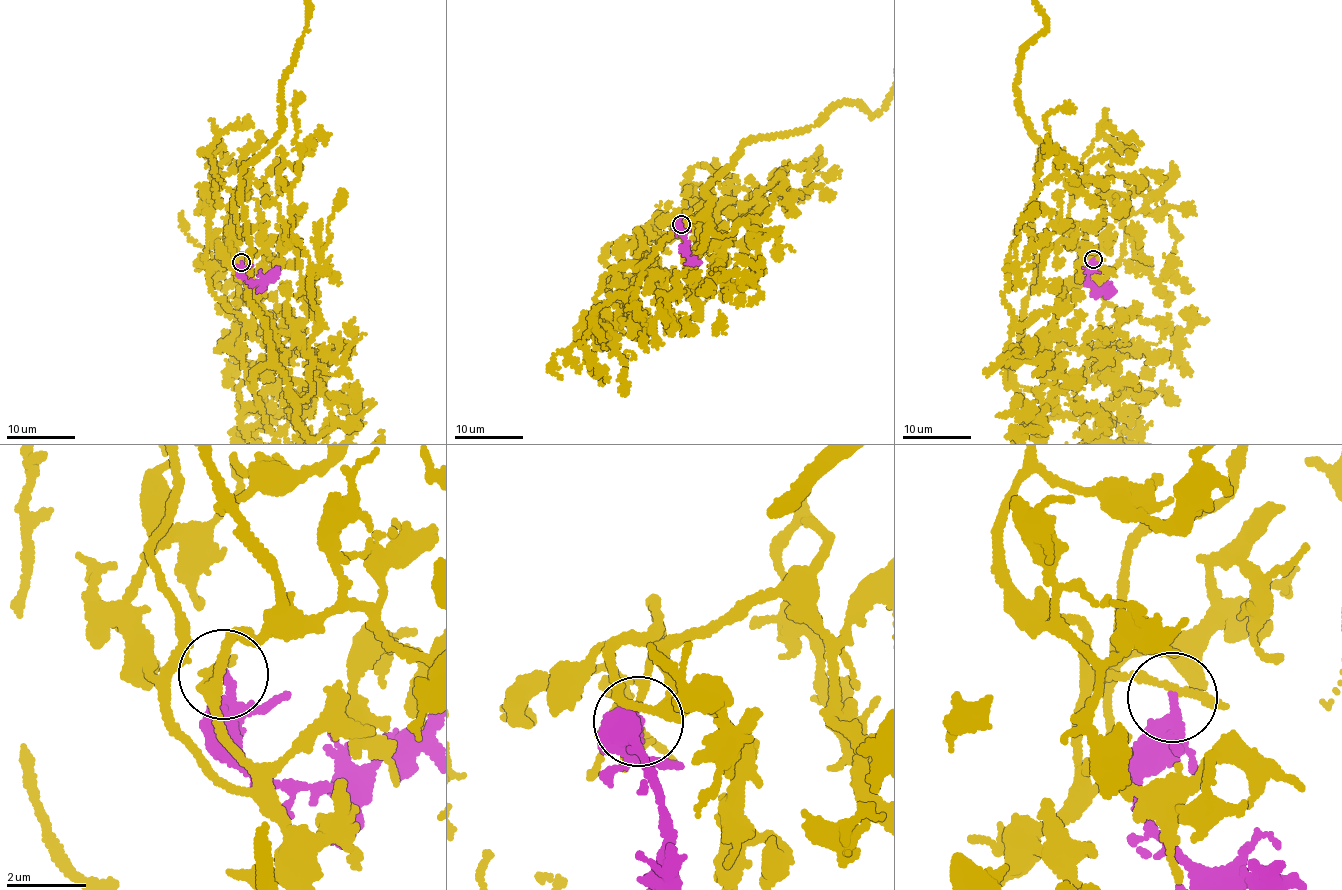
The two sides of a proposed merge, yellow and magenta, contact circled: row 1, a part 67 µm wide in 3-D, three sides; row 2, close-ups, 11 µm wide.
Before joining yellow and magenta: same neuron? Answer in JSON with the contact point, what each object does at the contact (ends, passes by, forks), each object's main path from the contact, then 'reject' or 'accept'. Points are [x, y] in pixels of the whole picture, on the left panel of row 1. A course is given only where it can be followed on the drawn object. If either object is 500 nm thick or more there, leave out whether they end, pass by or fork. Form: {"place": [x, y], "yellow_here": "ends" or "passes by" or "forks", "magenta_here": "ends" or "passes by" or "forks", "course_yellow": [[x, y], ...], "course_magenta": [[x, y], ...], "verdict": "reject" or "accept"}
{"place": [241, 262], "yellow_here": "ends", "magenta_here": "ends", "course_yellow": [[240, 261], [290, 399], [248, 299], [241, 171], [280, 129], [309, 4]], "course_magenta": [[240, 263], [240, 270], [246, 278], [257, 283], [279, 267]], "verdict": "reject"}

